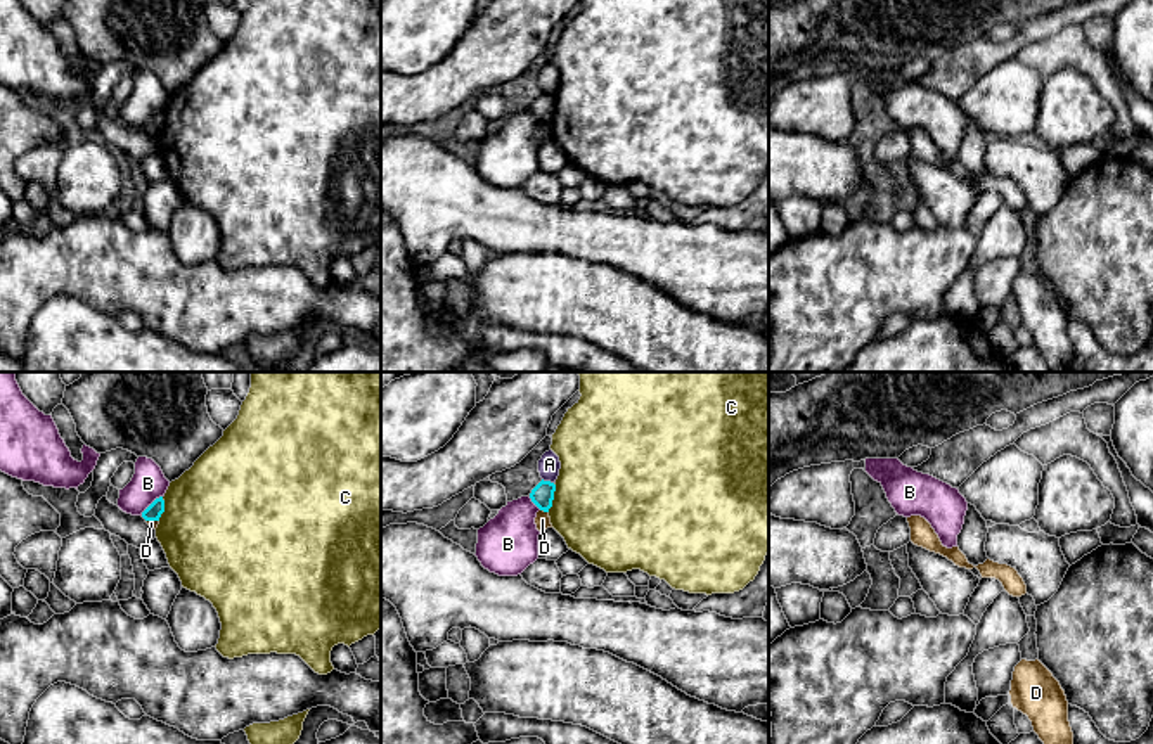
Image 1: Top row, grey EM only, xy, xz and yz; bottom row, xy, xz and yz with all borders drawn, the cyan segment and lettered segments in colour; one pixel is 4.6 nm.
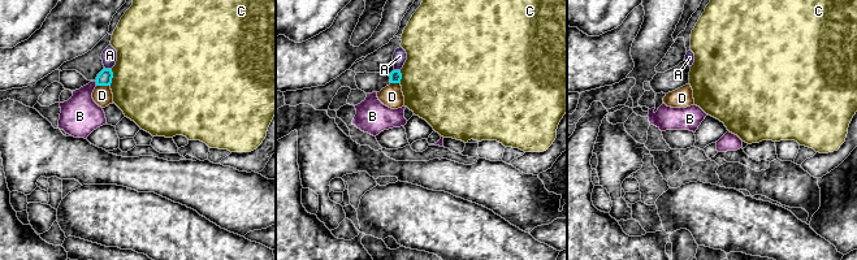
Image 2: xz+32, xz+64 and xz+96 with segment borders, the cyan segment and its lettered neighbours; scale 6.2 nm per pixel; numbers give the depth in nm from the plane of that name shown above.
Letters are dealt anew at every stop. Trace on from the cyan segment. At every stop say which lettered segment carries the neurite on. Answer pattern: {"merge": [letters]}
{"merge": []}

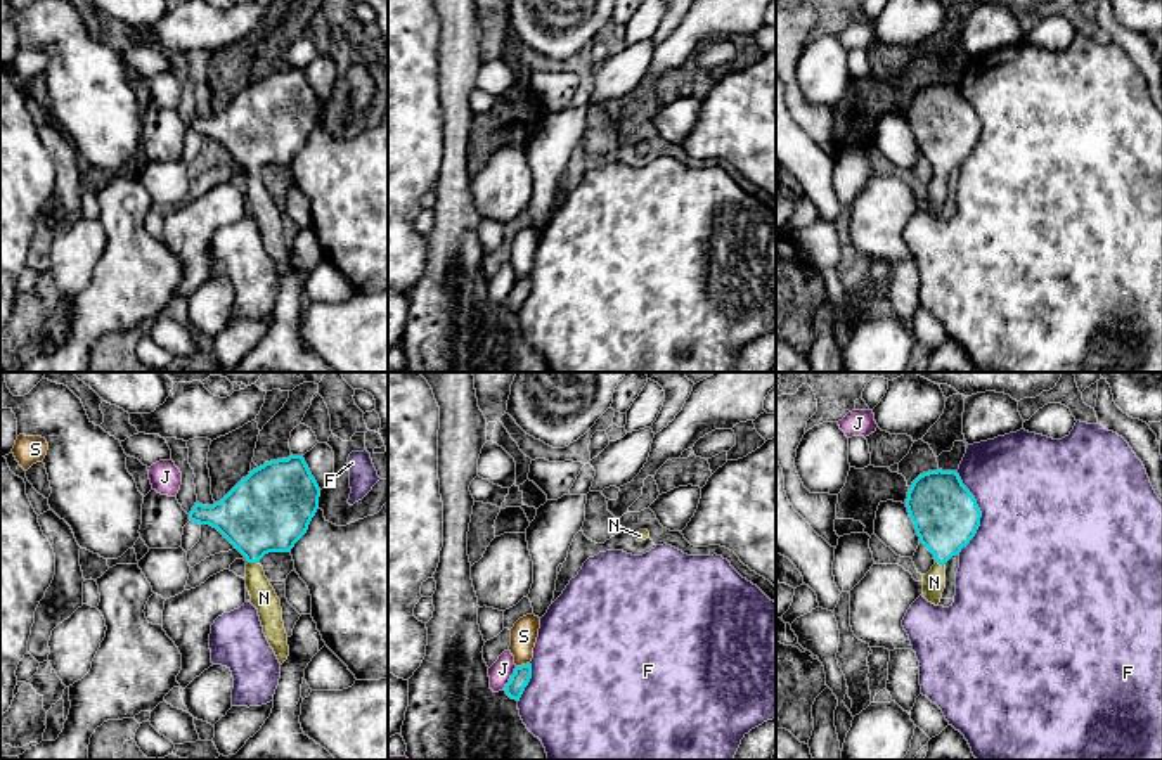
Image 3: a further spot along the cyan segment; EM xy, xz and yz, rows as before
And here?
{"merge": ["N"]}

